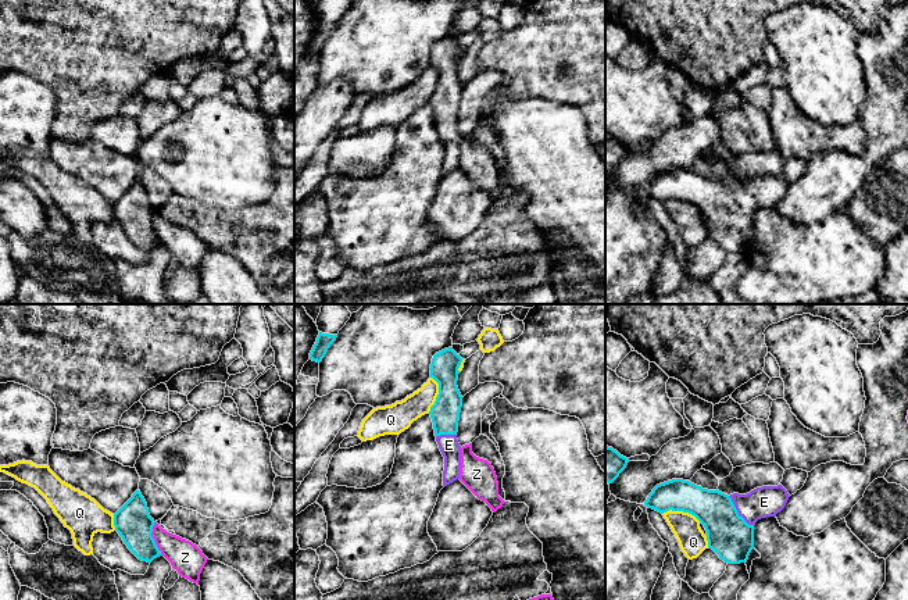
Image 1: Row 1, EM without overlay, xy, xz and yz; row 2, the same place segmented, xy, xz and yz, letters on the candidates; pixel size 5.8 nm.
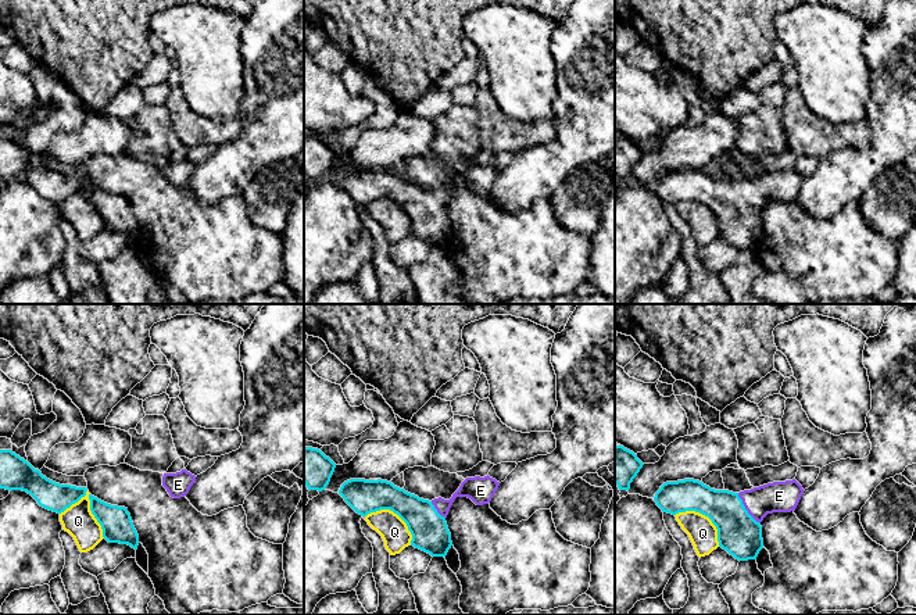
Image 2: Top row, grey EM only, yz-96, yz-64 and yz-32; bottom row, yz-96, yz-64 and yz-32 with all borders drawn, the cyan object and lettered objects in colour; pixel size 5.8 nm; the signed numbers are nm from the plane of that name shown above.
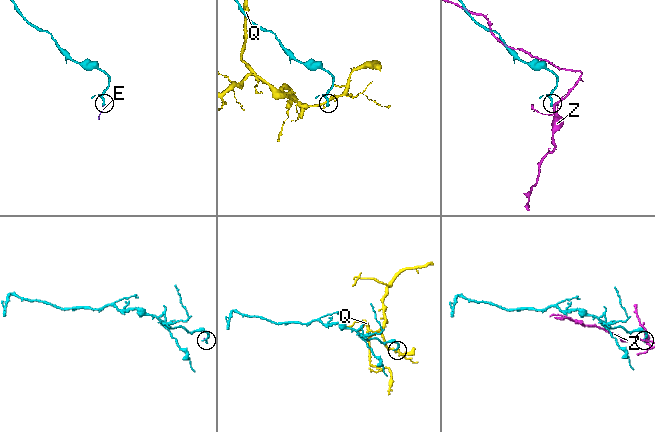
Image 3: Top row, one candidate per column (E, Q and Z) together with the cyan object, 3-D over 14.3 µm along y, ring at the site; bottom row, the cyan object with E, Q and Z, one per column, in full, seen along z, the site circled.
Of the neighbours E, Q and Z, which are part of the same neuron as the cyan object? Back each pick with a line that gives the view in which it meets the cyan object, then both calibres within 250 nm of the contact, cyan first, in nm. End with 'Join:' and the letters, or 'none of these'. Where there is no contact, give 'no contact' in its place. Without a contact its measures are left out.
E: contact in yz; calibres 240 and 180 nm
Join: E

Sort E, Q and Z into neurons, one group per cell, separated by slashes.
E / Q / Z

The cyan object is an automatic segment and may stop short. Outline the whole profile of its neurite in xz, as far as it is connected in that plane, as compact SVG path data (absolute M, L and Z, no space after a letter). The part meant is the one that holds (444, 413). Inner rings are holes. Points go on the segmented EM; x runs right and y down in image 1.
M453 350L436 353L430 364L430 378L439 383L439 394L430 407L436 442L444 457L443 486L460 479L461 446L457 439L462 396L458 390L458 368L462 358Z

